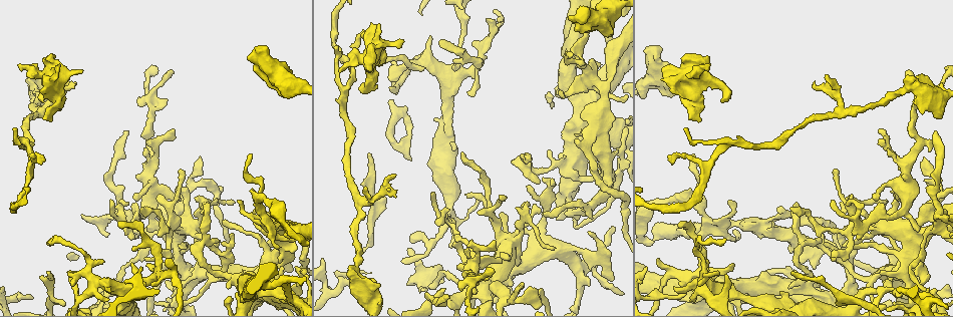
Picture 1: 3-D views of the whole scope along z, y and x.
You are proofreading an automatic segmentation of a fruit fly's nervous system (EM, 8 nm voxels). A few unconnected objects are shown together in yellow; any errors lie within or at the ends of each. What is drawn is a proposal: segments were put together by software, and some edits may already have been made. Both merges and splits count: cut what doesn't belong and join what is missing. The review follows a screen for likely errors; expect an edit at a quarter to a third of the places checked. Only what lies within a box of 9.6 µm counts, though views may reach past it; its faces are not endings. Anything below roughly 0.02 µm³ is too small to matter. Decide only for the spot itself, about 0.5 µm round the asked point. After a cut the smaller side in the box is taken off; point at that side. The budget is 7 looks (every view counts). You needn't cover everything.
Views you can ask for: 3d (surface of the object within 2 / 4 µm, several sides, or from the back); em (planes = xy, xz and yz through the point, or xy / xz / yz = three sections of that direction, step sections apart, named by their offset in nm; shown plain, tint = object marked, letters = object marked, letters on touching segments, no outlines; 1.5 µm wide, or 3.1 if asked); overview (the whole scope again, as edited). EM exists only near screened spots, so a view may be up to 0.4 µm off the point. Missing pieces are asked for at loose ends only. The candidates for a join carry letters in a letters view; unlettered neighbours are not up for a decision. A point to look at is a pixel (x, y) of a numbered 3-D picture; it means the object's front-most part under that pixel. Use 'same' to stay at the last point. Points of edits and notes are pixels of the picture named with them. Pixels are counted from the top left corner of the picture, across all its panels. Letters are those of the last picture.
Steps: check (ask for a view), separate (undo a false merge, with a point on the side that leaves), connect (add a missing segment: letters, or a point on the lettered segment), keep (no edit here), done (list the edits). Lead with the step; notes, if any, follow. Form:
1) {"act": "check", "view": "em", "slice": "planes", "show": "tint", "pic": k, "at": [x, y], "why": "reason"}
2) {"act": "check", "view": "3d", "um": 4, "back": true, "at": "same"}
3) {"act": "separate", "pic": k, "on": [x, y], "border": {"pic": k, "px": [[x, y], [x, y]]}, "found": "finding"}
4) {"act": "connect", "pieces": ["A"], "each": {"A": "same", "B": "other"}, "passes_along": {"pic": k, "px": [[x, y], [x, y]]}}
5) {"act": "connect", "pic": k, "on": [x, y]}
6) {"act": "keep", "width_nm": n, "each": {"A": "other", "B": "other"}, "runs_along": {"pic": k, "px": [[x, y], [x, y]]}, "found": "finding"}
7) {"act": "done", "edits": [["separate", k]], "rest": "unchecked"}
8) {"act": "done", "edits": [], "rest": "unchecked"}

{"act": "check", "view": "em", "slice": "planes", "show": "letters", "pic": 1, "at": [840, 114], "why": "three-way junction"}

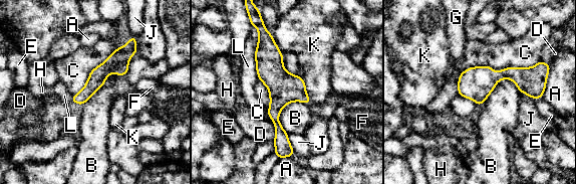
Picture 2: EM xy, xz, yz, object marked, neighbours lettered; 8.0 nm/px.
{"act": "keep", "longest_contact_nm": ["C", 700], "each": {"A": "other", "B": "other", "C": "other", "D": "other", "E": "other", "F": "other", "G": "other", "H": "other", "J": "other", "K": "other", "L": "other"}, "border": {"pic": 2, "px": [[517, 84], [499, 80], [480, 106]]}, "found": "one cell here"}

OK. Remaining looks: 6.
{"act": "check", "view": "3d", "um": 4, "pic": 1, "at": [19, 63], "why": "branch stops here"}

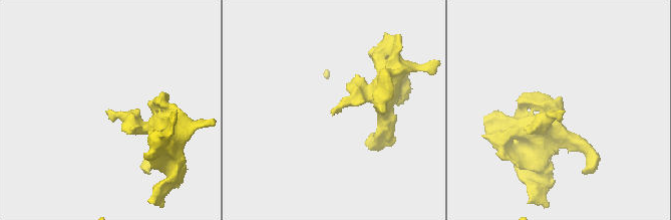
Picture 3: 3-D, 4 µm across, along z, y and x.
{"act": "check", "view": "em", "slice": "yz", "step": 4, "show": "letters", "pic": 3, "at": [564, 112], "why": "now the EM"}

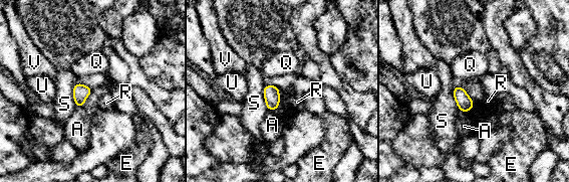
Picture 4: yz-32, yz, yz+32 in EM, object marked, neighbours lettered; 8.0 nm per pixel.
{"act": "check", "view": "em", "slice": "planes", "show": "letters", "at": "same", "why": "another direction"}

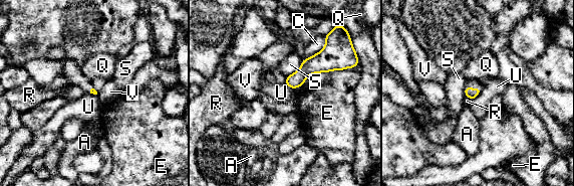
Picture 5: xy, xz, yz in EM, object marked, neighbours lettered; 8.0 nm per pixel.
{"act": "keep", "each": {"A": "other", "C": "other", "E": "other", "Q": "other", "R": "other", "S": "other", "U": "other", "V": "other"}, "border": {"pic": 5, "px": [[482, 89], [472, 101]]}, "found": "none of them fits"}

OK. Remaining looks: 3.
{"act": "check", "view": "3d", "um": 2, "pic": 1, "at": [45, 161], "why": "thin end"}

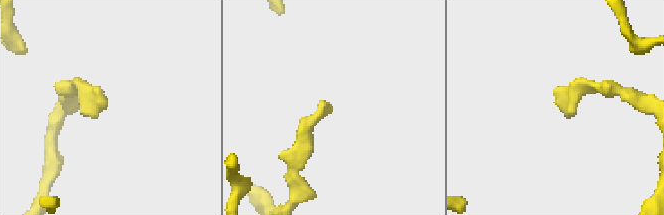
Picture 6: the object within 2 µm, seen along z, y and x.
{"act": "check", "view": "em", "um": 3.1, "slice": "xz", "step": 8, "show": "letters", "pic": 6, "at": [103, 106]}

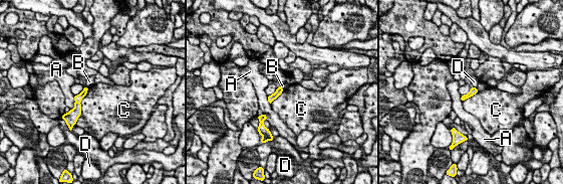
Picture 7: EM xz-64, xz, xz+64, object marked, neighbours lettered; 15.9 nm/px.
{"act": "keep", "width_nm": 90, "longest_contact_nm": ["C", 460], "each": {"A": "other", "B": "other", "C": "other", "D": "other"}, "found": "no lettered segment goes on from it"}

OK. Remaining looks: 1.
{"act": "done", "edits": [], "rest": "unchecked"}

